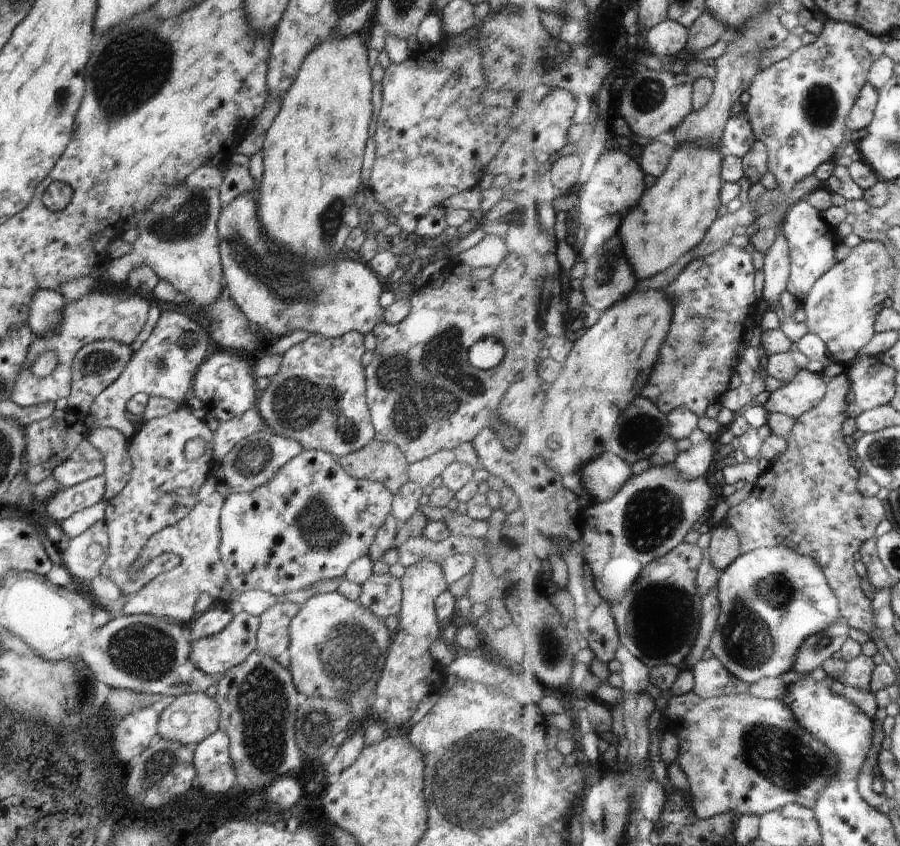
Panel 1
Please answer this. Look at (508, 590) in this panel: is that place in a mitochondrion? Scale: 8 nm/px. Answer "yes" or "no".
no

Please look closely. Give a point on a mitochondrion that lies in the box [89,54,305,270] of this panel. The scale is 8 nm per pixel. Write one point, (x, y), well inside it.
(186, 224)

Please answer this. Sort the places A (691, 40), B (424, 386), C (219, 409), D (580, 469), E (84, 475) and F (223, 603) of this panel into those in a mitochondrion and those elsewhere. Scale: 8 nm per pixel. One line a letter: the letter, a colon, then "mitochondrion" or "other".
A: other
B: mitochondrion
C: other
D: other
E: other
F: other

